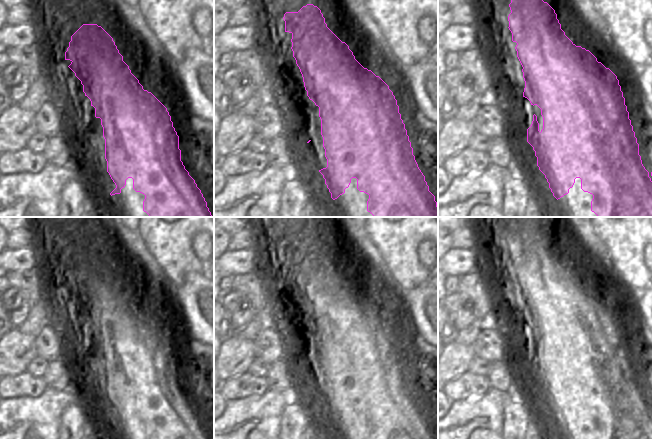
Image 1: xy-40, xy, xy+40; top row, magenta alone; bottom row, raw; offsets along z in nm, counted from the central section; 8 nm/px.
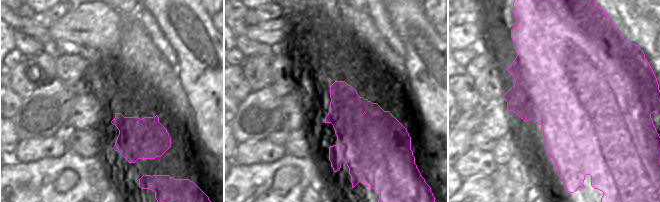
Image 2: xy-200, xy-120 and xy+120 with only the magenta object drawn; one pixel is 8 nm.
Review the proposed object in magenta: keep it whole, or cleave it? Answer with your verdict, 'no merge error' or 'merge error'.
merge error

